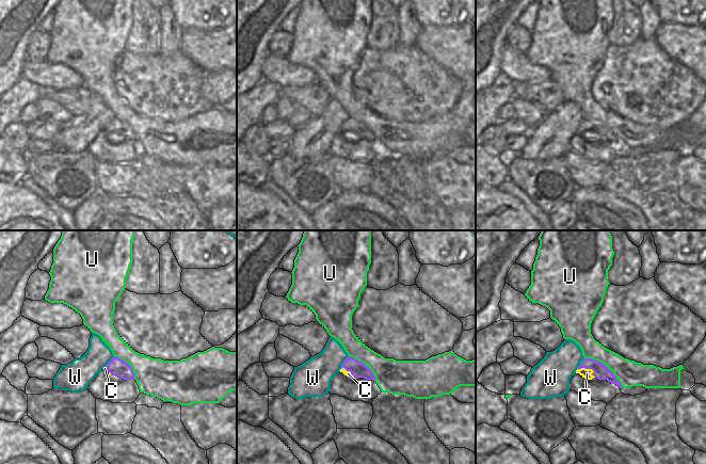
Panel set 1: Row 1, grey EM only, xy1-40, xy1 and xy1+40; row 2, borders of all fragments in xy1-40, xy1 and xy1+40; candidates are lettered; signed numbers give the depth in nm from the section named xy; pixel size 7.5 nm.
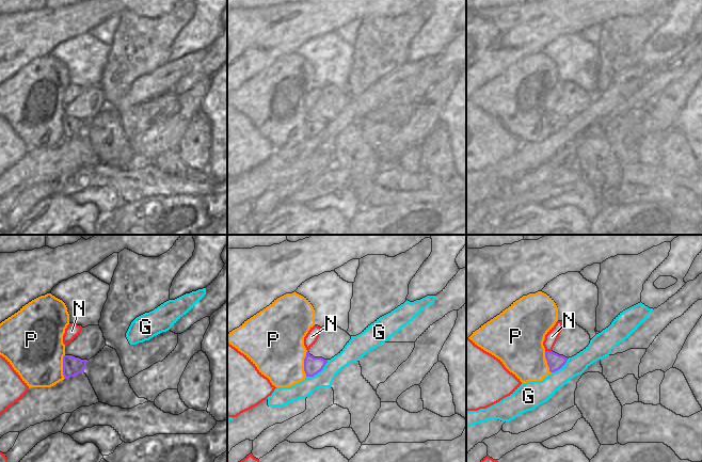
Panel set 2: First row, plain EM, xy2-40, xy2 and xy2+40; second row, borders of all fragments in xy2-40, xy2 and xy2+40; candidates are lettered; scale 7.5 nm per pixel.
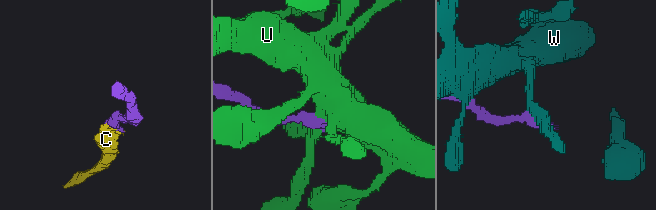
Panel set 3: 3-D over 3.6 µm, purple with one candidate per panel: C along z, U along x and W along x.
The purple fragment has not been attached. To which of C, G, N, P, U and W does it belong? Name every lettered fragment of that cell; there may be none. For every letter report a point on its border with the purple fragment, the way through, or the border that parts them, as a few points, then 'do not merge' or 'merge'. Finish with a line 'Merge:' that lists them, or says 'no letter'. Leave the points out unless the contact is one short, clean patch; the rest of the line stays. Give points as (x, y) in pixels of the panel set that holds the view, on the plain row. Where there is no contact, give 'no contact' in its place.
C: meets purple in xy1+40 at (589, 129); runs through xy1+40 (600, 132), (589, 129), (587, 134); merge
G: meets purple in xy2 at (318, 132); border along xy2 (328, 121), (319, 132), (306, 138); do not merge
N: meets purple in xy2+40 at (548, 112); do not merge
P: meets purple in xy2 at (304, 125); do not merge
U: meets purple in xy1+40 at (606, 128); do not merge
W: meets purple in xy1-40 at (109, 123); do not merge
Merge: C

